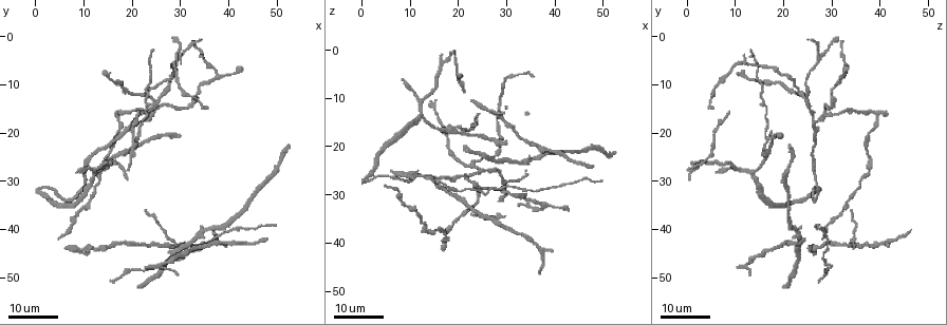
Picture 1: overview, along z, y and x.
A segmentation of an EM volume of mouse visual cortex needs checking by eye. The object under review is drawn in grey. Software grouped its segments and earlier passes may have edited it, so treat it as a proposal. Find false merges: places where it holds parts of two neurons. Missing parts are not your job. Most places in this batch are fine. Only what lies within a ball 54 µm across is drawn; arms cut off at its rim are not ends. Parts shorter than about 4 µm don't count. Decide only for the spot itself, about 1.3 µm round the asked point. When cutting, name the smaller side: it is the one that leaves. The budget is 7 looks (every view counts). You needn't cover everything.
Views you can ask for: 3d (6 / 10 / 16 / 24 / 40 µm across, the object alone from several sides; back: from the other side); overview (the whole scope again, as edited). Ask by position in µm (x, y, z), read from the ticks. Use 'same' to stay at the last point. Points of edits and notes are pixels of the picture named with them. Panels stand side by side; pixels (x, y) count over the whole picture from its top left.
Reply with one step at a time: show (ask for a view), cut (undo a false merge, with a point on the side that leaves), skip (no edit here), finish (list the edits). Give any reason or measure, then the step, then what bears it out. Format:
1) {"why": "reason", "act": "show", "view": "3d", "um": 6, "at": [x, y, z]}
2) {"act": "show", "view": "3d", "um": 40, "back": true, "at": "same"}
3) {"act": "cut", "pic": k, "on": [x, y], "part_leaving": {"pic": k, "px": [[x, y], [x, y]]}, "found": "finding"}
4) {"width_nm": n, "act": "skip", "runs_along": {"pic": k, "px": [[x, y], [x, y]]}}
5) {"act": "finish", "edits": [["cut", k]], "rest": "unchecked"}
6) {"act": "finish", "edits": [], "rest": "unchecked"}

{"act": "show", "view": "3d", "um": 16, "at": [37.5, 8.0, 33.0]}

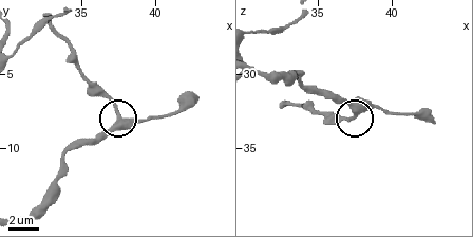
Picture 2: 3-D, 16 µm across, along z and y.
{"act": "show", "view": "3d", "um": 6, "at": [37.6, 8.0, 32.8]}

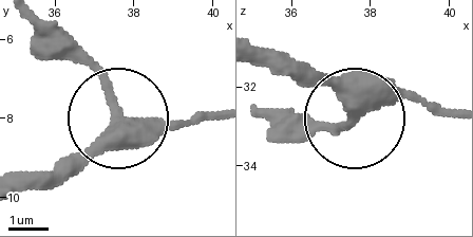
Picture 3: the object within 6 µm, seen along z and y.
{"width_nm": 360, "act": "skip", "found": "one neuron here"}

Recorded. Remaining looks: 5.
{"why": "four-way junction", "act": "show", "view": "3d", "um": 24, "at": [22.5, 12.0, 24.0]}

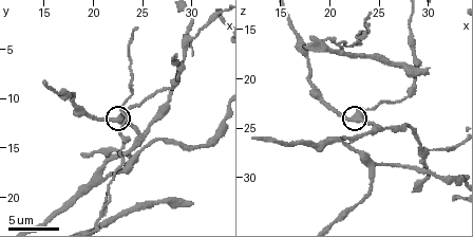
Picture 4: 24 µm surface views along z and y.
{"act": "show", "view": "3d", "um": 6, "at": [22.6, 12.2, 23.8]}

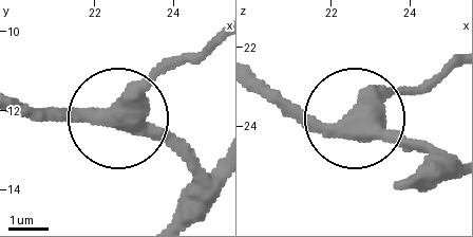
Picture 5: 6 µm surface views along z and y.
{"width_nm": 450, "act": "skip", "runs_along": {"pic": 5, "px": [[170, 218], [190, 177], [170, 147], [110, 116], [33, 116]]}, "found": "one neuron here"}

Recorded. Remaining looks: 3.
{"why": "small branch off a trunk", "act": "show", "view": "3d", "um": 10, "at": [24.0, 16.0, 28.2]}

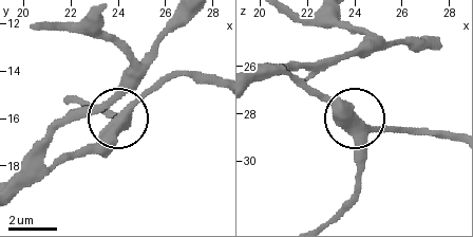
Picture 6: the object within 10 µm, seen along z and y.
{"why": "from behind", "act": "show", "view": "3d", "um": 10, "back": true, "at": "same"}

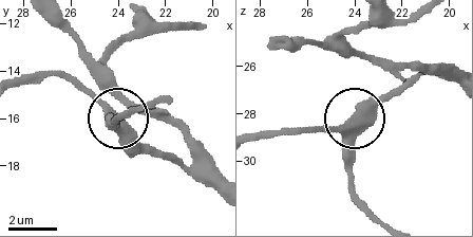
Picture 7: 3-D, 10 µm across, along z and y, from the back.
{"width_nm": 420, "act": "skip", "runs_along": {"pic": 7, "px": [[380, 217], [349, 175], [352, 122], [316, 126]]}, "found": "all the same neuron"}

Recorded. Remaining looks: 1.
{"act": "finish", "edits": [], "rest": "unchecked"}

